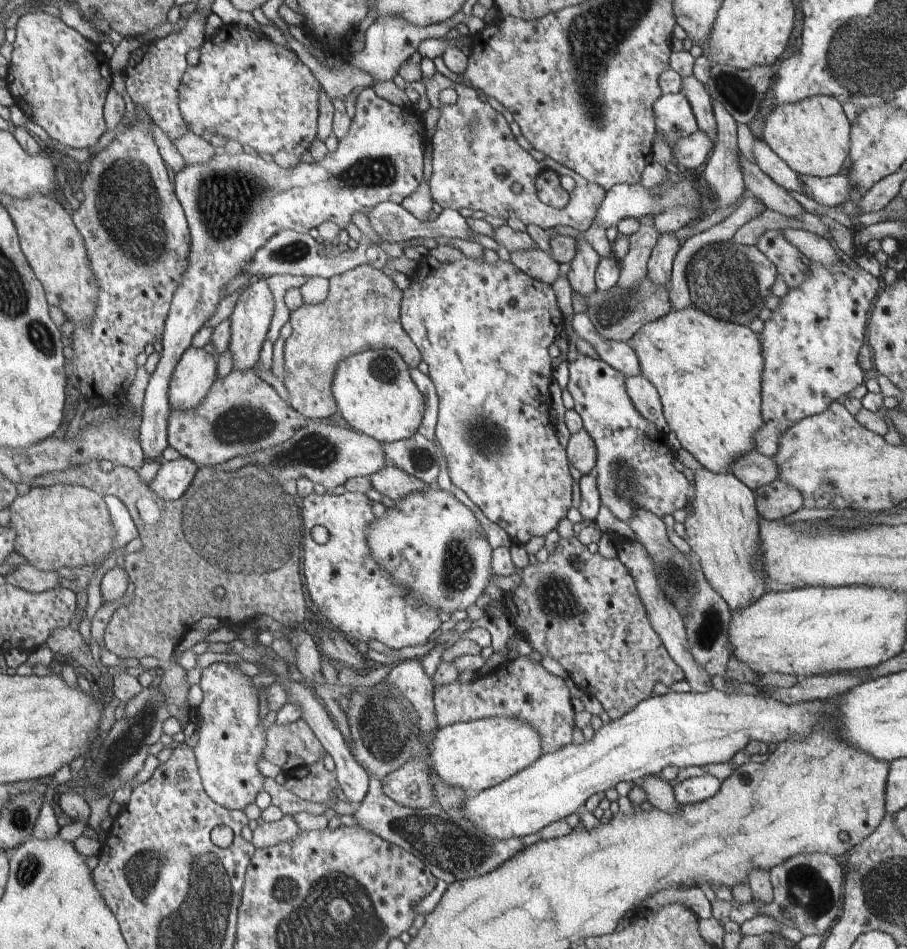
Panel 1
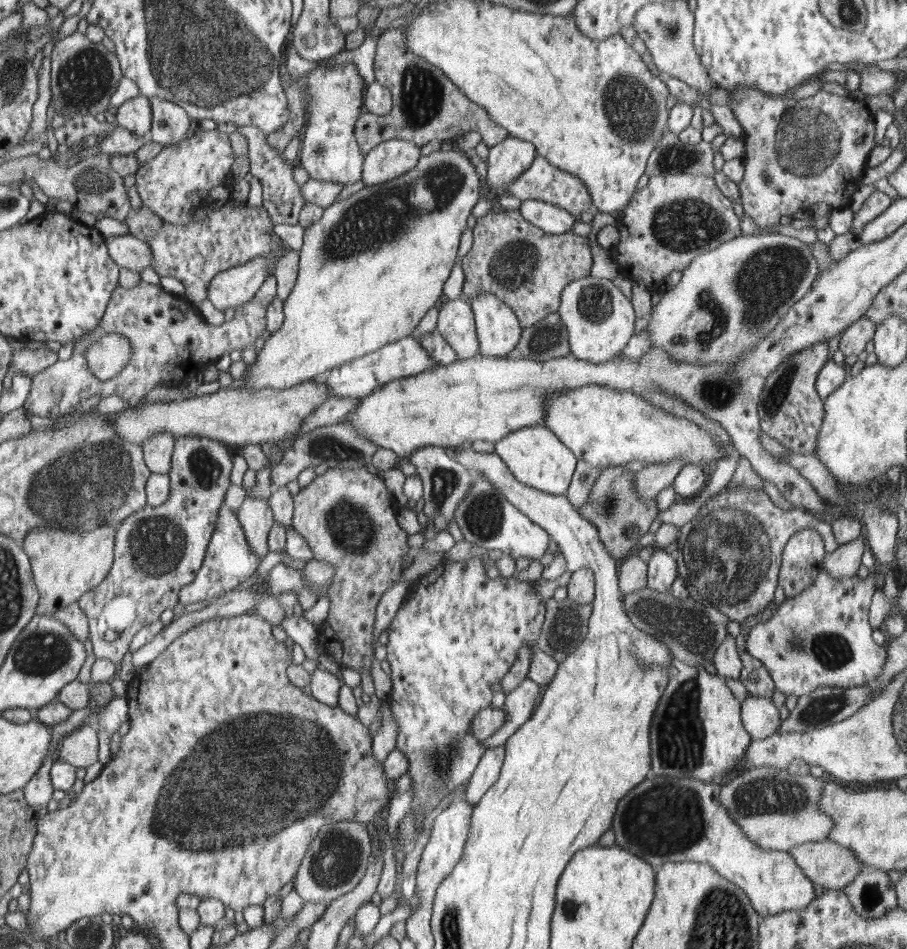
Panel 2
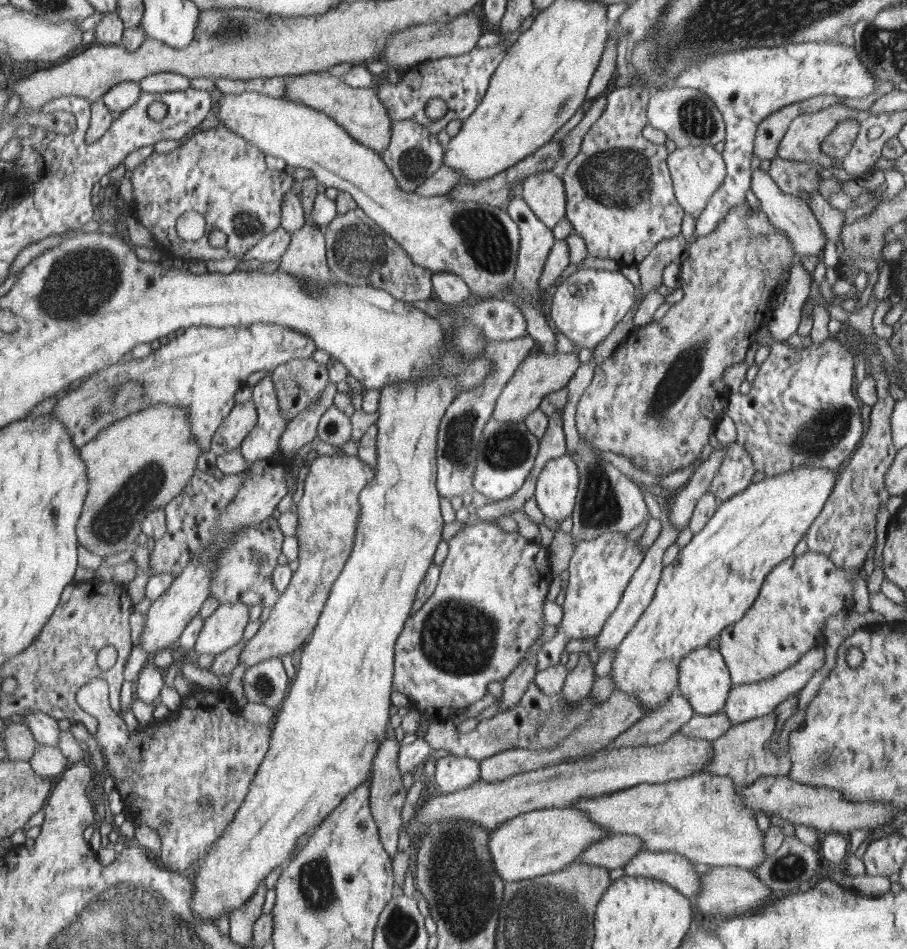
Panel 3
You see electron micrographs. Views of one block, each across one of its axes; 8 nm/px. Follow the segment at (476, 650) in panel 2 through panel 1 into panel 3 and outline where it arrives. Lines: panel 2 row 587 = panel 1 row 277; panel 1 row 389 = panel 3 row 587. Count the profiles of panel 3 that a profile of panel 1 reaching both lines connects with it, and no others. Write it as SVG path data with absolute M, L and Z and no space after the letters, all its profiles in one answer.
M478 523L474 526L462 528L458 534L452 533L452 538L447 540L448 554L440 569L440 576L437 580L435 591L430 598L417 610L409 620L406 621L405 628L398 637L396 646L396 664L394 665L394 690L400 691L411 698L411 702L422 714L430 719L439 721L454 718L460 712L466 711L470 704L478 702L488 692L488 684L505 680L506 676L524 660L528 648L538 641L538 636L544 630L544 603L548 588L554 574L548 562L548 548L540 544L530 544L526 538L517 532L501 531L496 523Z

